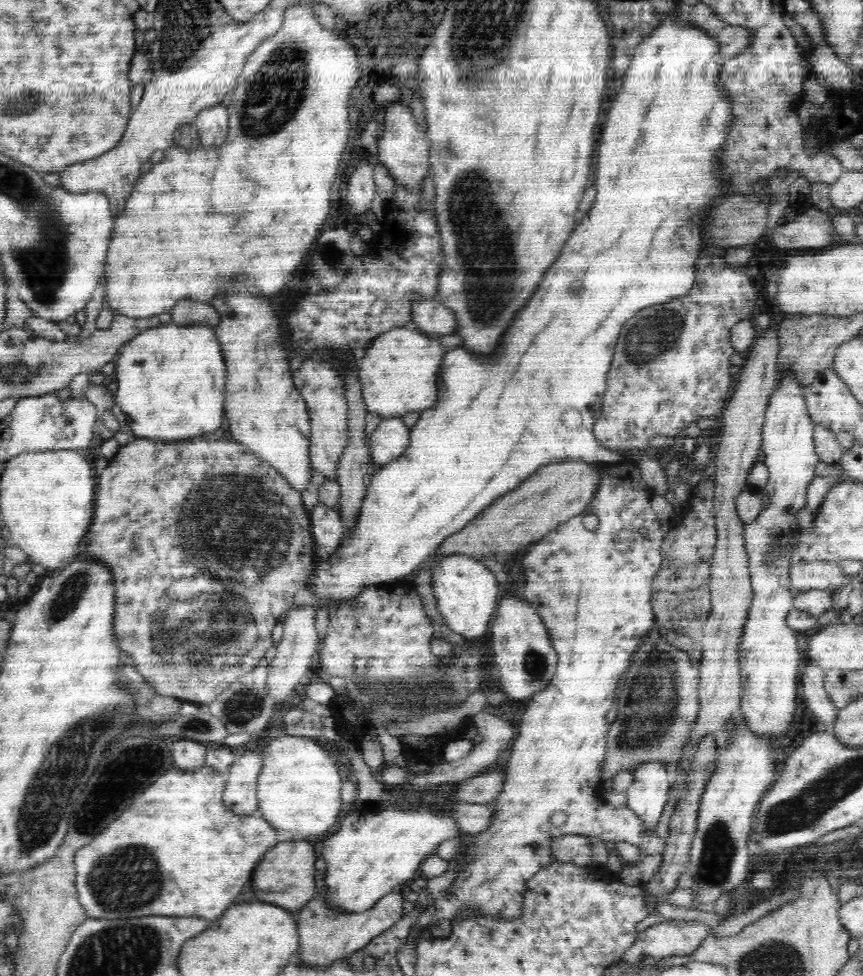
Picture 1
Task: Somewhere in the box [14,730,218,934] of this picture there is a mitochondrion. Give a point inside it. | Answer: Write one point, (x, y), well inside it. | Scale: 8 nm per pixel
(129, 878)

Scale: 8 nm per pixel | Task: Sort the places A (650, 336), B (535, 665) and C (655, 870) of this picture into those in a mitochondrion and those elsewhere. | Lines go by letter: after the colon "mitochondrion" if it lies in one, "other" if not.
A: mitochondrion
B: mitochondrion
C: other

